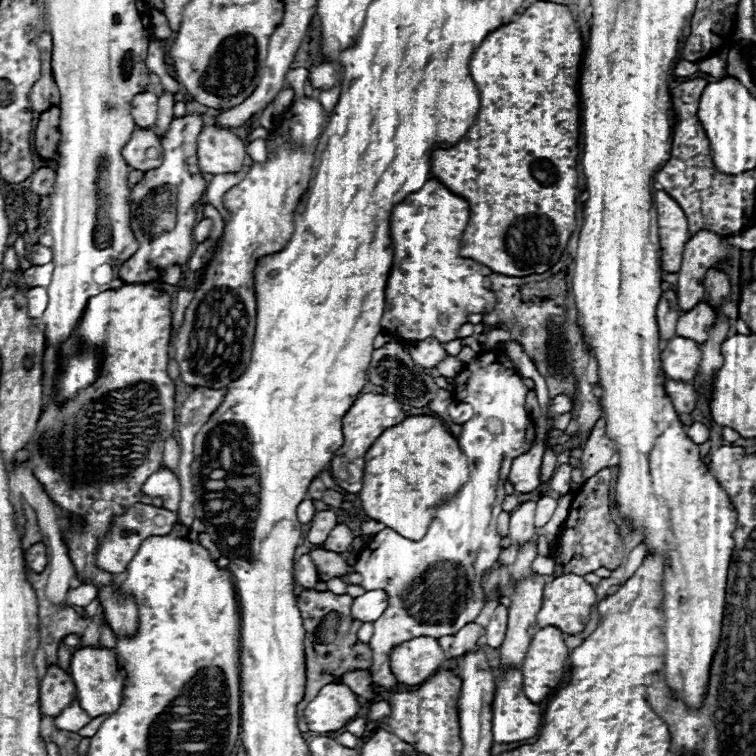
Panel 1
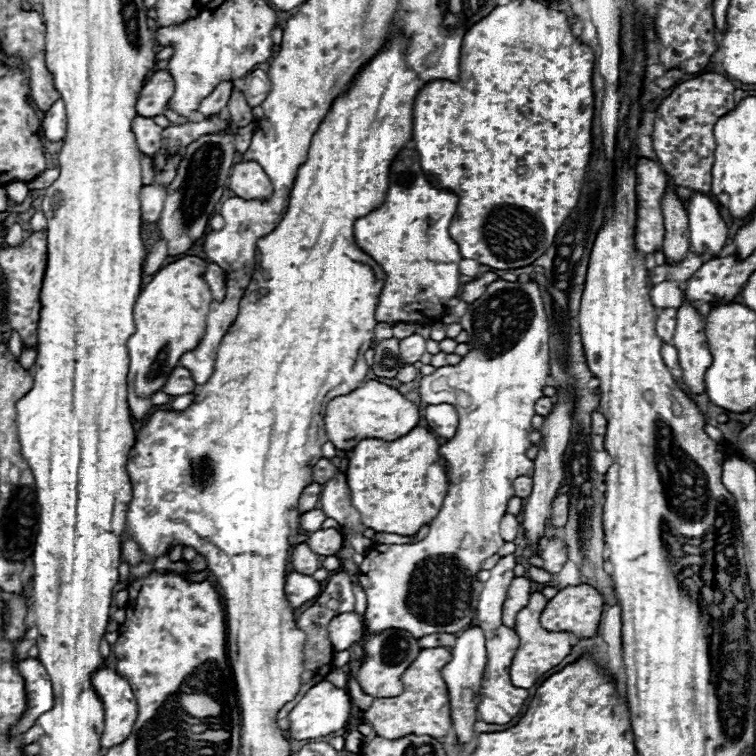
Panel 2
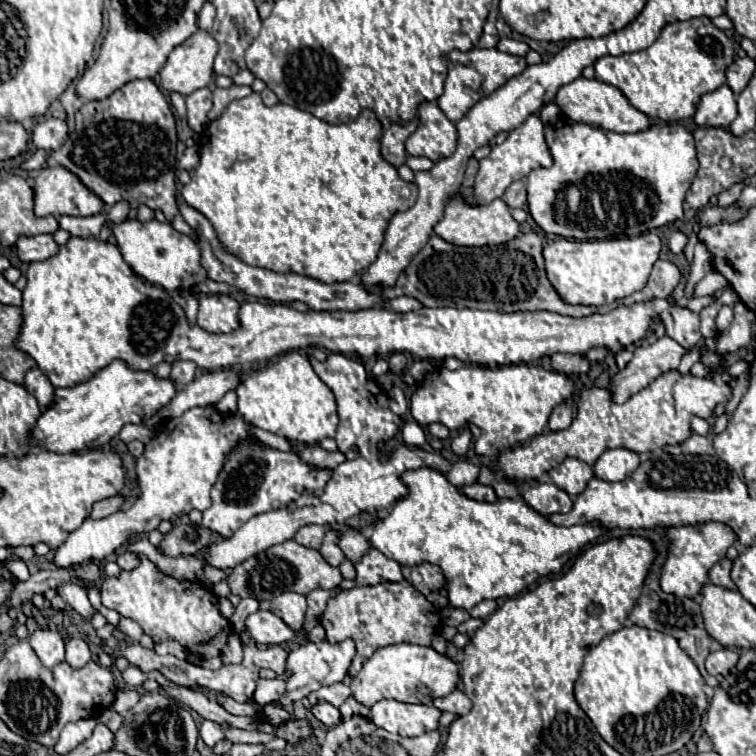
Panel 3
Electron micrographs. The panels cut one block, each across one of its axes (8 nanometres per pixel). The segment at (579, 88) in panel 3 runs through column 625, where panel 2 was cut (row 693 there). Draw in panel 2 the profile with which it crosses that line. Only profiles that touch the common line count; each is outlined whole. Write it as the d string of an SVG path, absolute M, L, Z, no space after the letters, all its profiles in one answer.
M106 664L92 674L92 686L104 706L104 732L100 744L106 750L130 736L138 706L128 680Z

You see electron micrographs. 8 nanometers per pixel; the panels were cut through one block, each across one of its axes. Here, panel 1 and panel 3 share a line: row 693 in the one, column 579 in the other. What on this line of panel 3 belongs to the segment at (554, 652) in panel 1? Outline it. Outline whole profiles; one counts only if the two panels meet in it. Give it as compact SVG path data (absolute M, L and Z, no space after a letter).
M418 468L402 474L404 484L408 486L408 496L398 500L390 514L382 520L376 520L372 526L372 546L394 558L398 564L420 564L432 562L438 564L448 582L448 607L463 608L469 611L472 606L484 598L502 598L514 596L542 576L560 572L570 560L574 560L584 546L600 538L606 528L600 522L578 524L578 526L556 526L546 516L538 514L534 508L526 506L524 500L498 500L498 502L476 502L466 498L452 486L446 476L434 468Z

